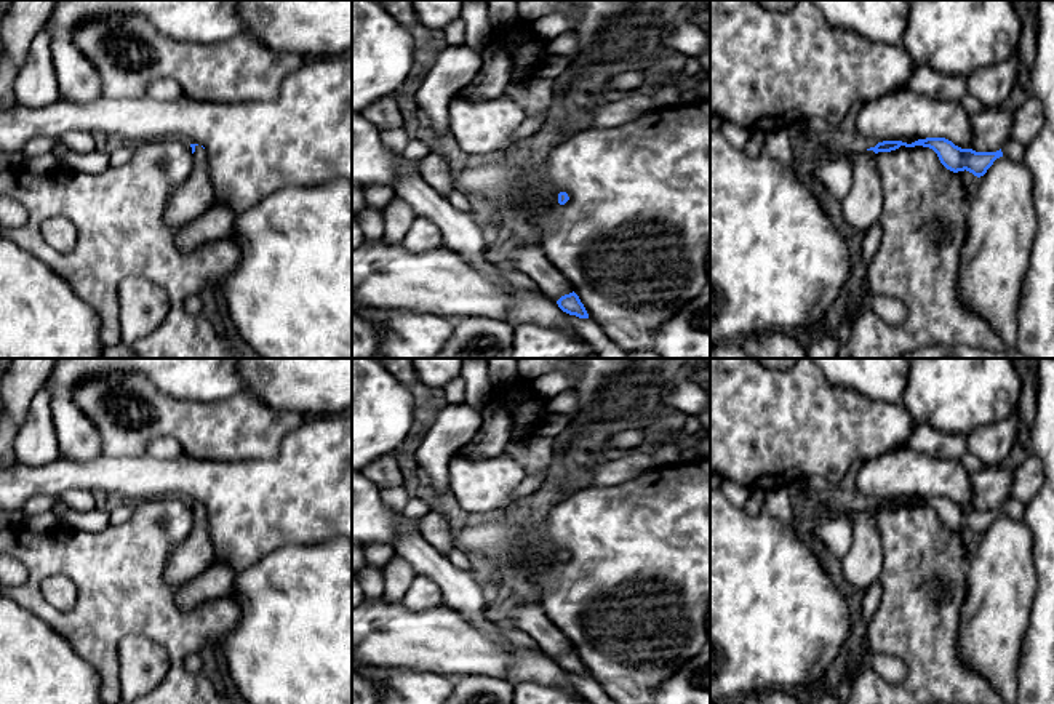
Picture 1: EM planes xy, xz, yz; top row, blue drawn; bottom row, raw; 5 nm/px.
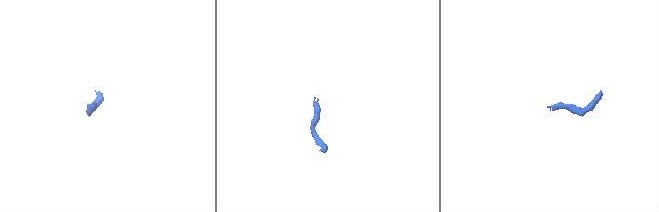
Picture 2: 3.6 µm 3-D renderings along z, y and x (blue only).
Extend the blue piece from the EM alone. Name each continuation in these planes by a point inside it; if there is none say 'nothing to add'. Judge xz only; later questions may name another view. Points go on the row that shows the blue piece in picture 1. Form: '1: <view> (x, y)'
nothing to add

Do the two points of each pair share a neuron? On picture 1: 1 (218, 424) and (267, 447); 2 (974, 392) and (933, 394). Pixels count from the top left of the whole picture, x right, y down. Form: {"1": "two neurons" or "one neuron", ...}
{"1": "one neuron", "2": "one neuron"}

